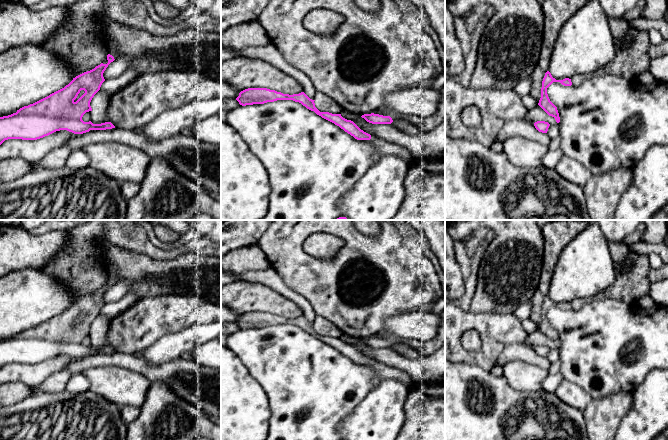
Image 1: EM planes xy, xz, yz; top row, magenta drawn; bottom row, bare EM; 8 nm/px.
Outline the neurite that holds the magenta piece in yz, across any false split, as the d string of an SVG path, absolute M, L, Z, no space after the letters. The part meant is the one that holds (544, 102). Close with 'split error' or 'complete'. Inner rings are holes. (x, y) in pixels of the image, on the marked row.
M547 71L542 81L541 98L536 107L528 110L528 119L534 124L535 128L542 133L547 133L549 126L560 122L557 107L550 101L547 88L553 82L560 82L564 86L571 86L571 79L565 78L563 80L556 80L551 73Z | split error

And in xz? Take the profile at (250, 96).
M272 43L260 47L246 47L242 50L235 50L242 57L263 60L282 70L288 75L295 78L302 86L303 92L299 94L283 94L267 88L248 88L239 93L236 100L240 105L264 104L277 100L293 100L301 103L307 109L314 111L322 118L339 126L345 132L357 140L370 140L371 135L361 130L353 121L347 120L341 114L332 114L329 112L320 112L315 107L315 99L318 92L314 88L311 80L300 70L289 64L284 58L281 51Z | split error

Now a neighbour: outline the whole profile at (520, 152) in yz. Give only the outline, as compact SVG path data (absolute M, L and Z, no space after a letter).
M512 137L503 142L503 152L509 162L518 167L542 166L542 159L549 148L521 137Z

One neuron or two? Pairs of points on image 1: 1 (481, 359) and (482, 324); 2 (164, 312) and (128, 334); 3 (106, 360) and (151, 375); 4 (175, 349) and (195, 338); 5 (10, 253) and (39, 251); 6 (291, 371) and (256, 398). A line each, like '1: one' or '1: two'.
1: one
2: one
3: one
4: one
5: one
6: two

